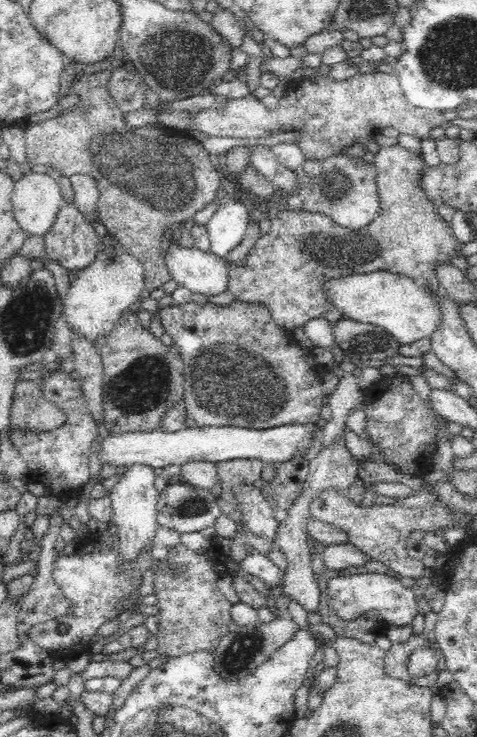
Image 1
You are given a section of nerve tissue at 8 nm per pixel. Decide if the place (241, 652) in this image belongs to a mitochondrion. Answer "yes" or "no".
yes

